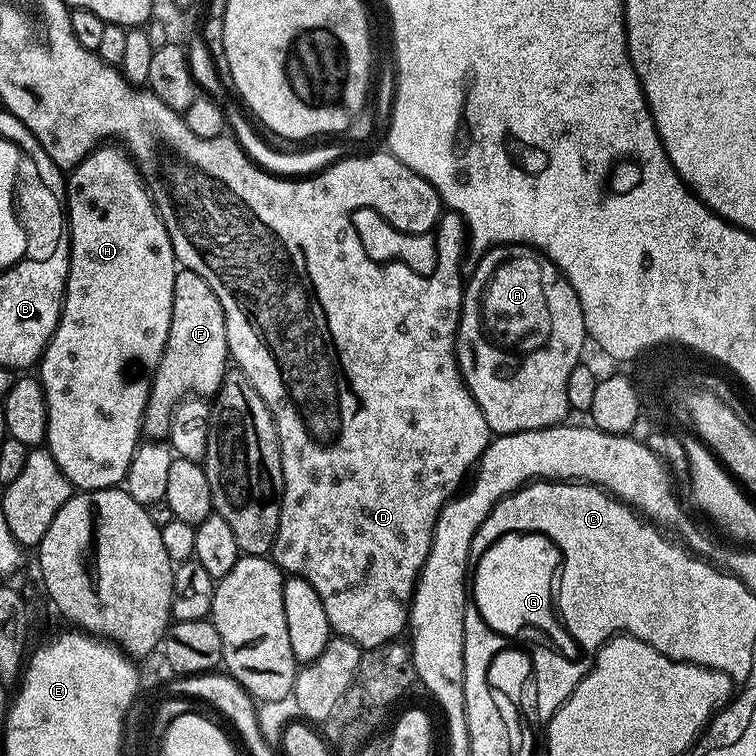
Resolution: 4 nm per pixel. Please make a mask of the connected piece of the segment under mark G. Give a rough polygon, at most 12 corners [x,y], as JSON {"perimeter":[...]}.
{"perimeter":[[508,529],[466,580],[496,639],[552,636],[566,564],[546,534]]}

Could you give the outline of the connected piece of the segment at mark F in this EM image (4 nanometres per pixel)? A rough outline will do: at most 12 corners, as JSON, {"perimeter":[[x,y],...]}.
{"perimeter":[[189,268],[174,278],[170,334],[143,435],[172,411],[211,398],[230,371],[218,294]]}

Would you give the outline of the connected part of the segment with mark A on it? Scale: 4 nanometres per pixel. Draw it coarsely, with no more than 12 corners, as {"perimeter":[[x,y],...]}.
{"perimeter":[[497,244],[456,361],[496,436],[565,423],[586,345],[574,286]]}

